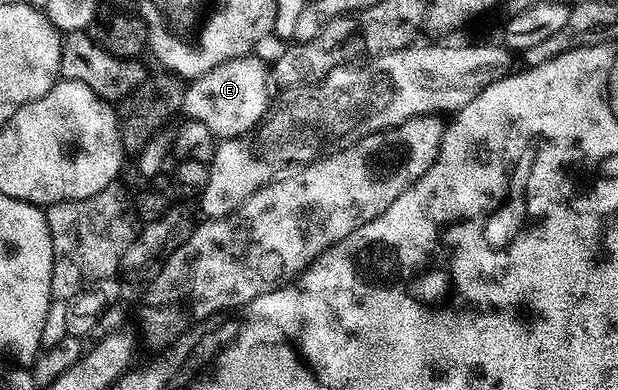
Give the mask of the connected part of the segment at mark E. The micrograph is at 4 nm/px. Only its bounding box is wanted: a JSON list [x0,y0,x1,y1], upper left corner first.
[182,54,271,140]

